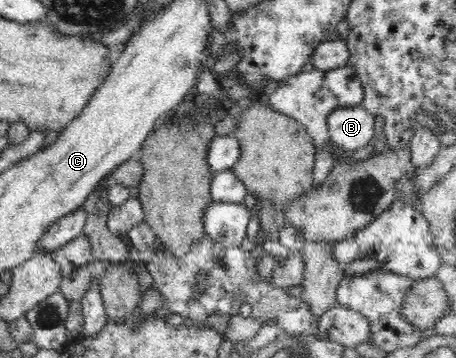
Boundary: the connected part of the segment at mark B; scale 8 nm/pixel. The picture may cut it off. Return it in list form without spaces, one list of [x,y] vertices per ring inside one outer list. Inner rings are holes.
[[[361,106],[336,107],[327,124],[334,148],[344,152],[366,147],[380,130],[378,119]]]

